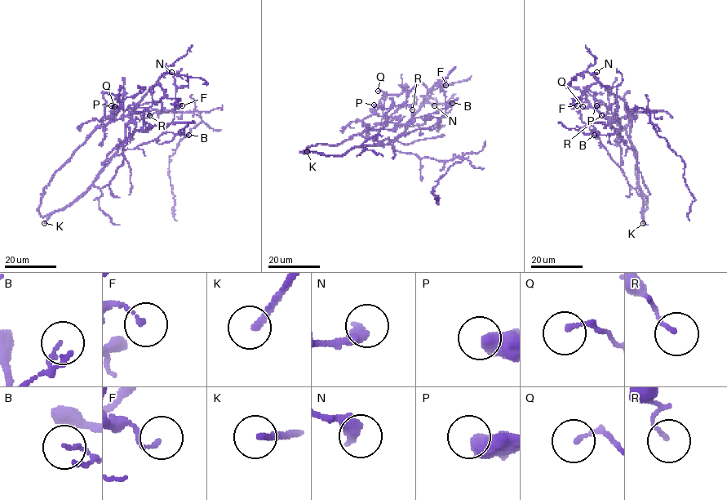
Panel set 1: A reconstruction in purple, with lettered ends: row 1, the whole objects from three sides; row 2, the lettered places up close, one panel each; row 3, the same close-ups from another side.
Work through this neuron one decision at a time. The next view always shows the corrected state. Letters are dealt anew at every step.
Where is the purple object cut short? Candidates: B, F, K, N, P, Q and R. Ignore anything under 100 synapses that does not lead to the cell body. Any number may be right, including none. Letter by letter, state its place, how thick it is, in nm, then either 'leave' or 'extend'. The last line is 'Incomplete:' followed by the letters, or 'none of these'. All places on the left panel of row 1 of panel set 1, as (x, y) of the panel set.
B: at (188, 135); 110 nm thick; leave
F: at (182, 105); 140 nm thick; leave
K: at (44, 223); 240 nm thick; extend
N: at (171, 72); 440 nm thick; leave
P: at (111, 105); 550 nm thick; leave
Q: at (114, 106); 150 nm thick; leave
R: at (149, 115); 130 nm thick; leave
Incomplete: K

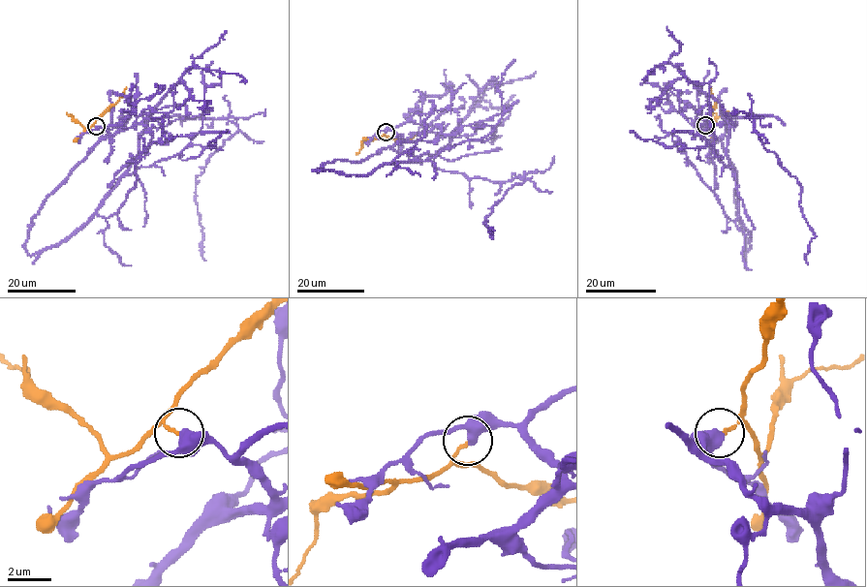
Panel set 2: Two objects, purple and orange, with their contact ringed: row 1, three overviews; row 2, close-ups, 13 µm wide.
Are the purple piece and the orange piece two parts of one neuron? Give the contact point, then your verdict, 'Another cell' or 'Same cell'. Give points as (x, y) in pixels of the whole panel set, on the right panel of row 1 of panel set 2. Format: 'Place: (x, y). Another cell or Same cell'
Place: (705, 125). Another cell

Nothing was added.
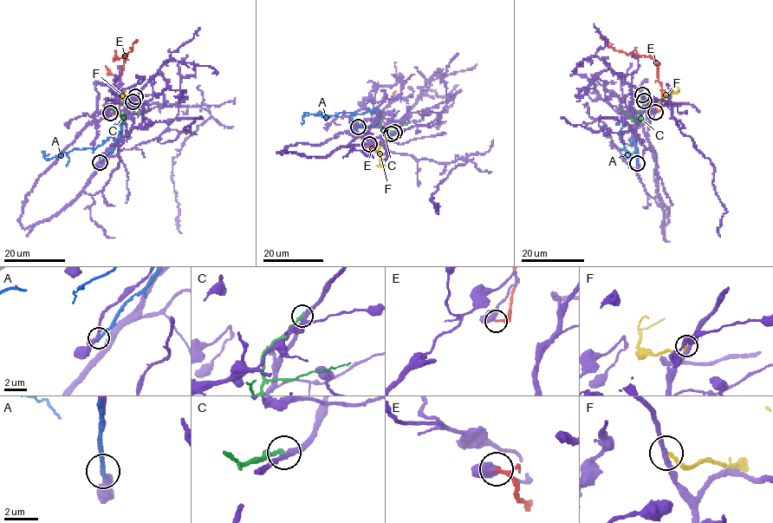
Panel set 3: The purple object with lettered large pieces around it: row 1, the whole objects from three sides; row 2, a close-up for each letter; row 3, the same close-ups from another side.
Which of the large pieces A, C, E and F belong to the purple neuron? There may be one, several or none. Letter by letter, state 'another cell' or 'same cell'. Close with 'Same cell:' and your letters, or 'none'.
A: another cell
C: another cell
E: another cell
F: another cell
Same cell: none

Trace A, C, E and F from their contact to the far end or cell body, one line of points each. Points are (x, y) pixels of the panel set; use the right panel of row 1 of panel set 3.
A: (638, 163), (634, 134), (625, 124), (620, 131), (624, 147), (622, 148), (626, 150), (622, 160), (633, 152)
C: (642, 95), (644, 104), (640, 118), (636, 122), (620, 107)
E: (655, 112), (659, 111), (662, 101), (656, 62), (650, 56), (615, 51), (600, 35)
F: (644, 101), (658, 103), (676, 92), (678, 88)

